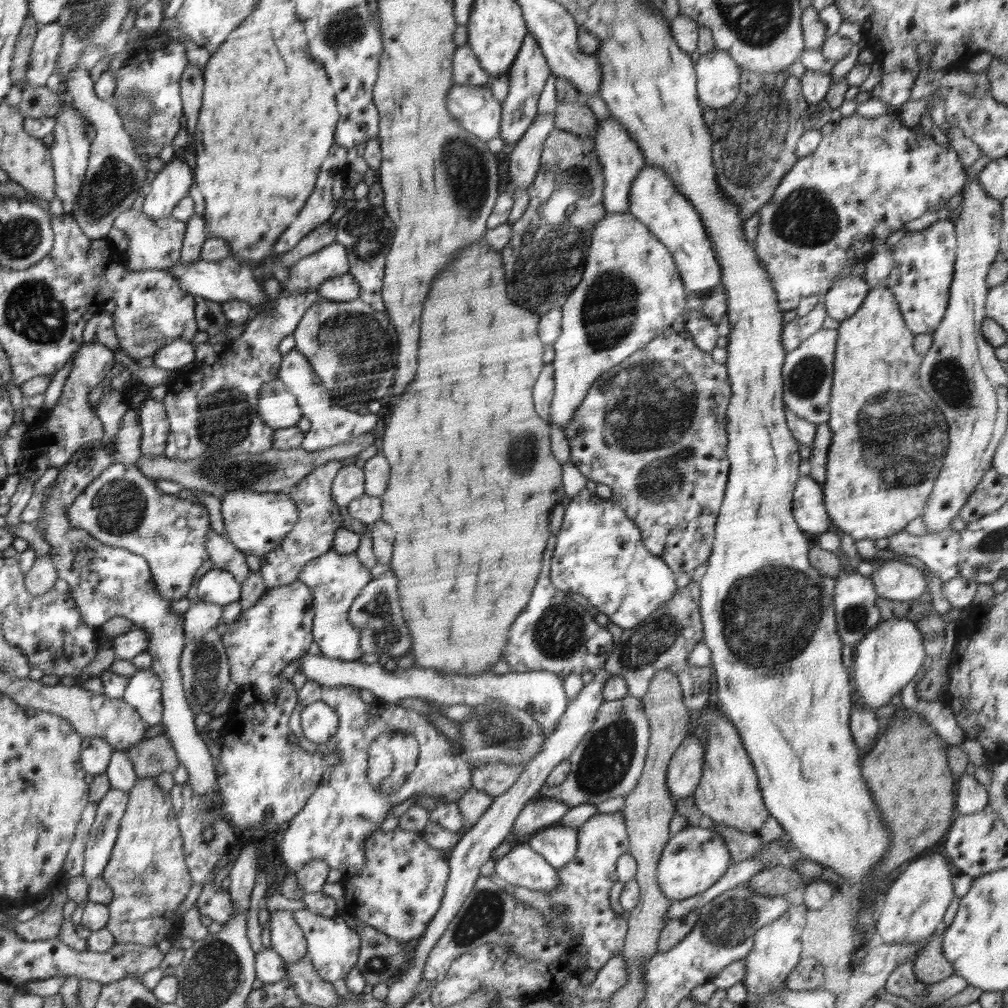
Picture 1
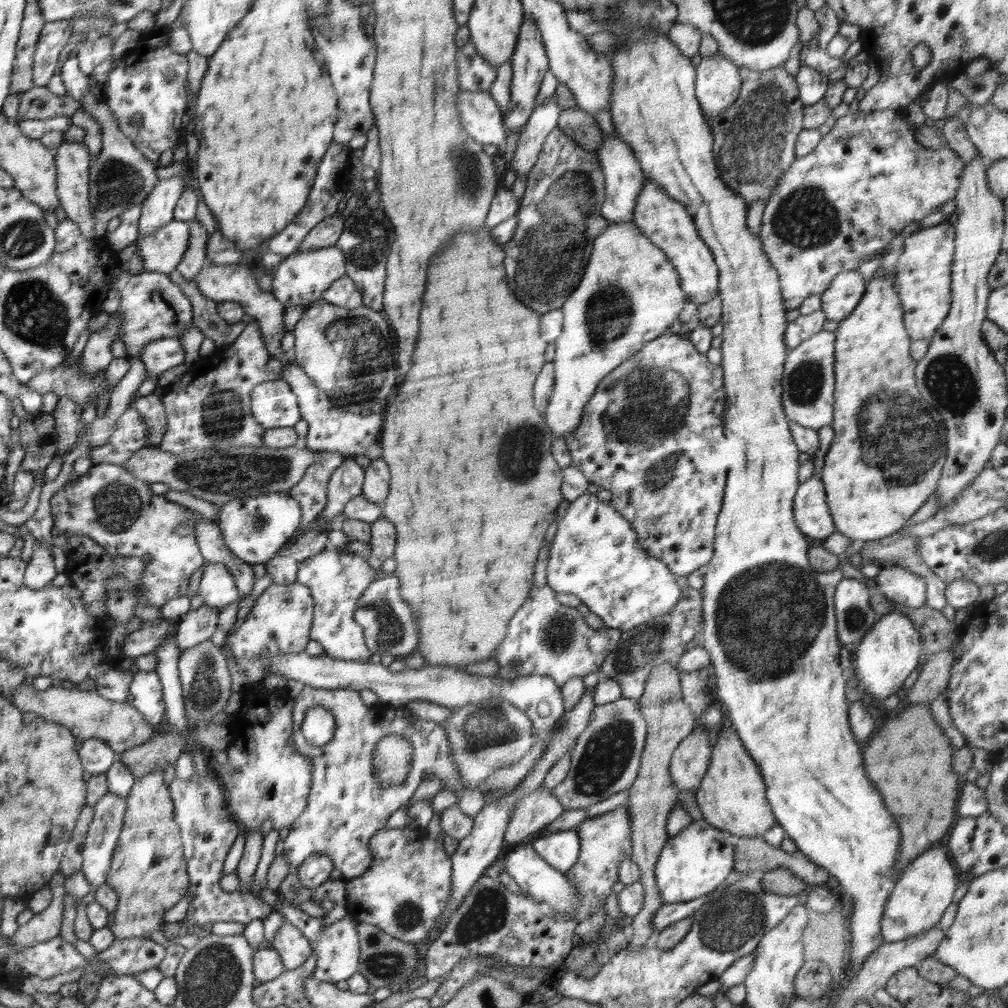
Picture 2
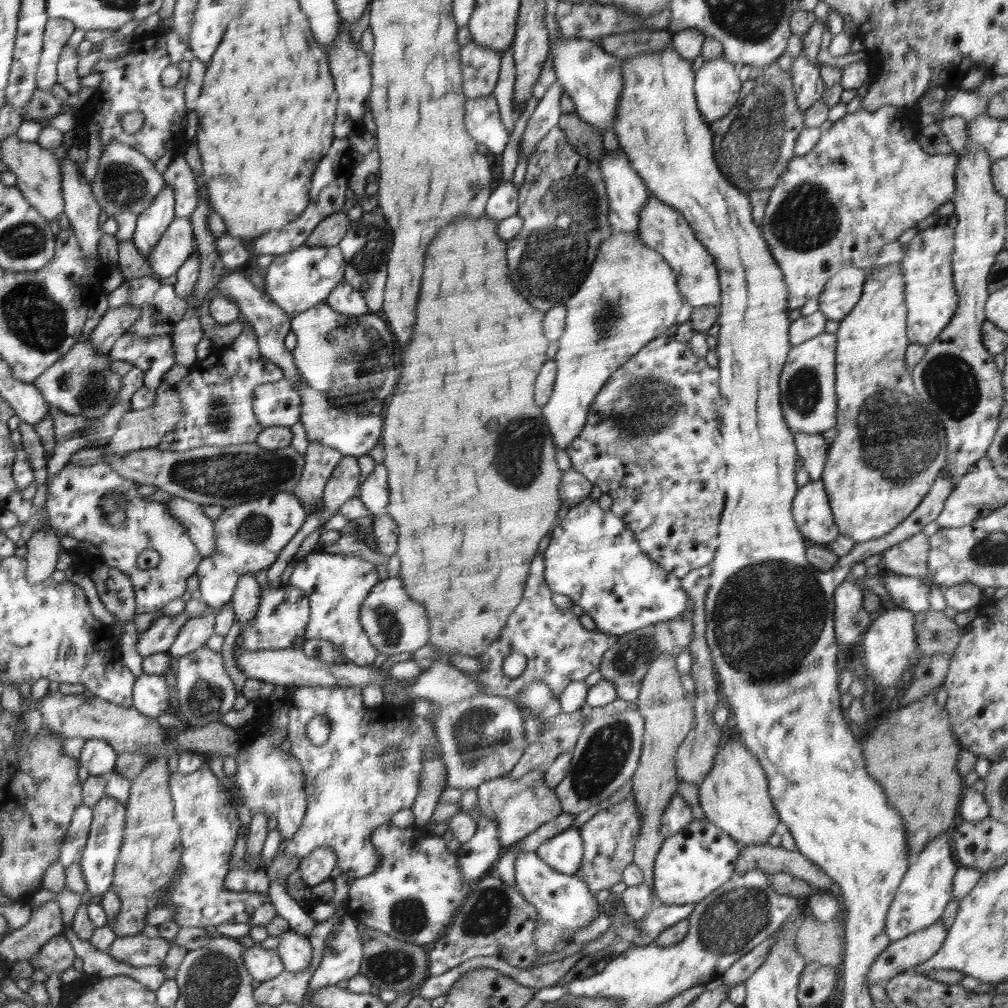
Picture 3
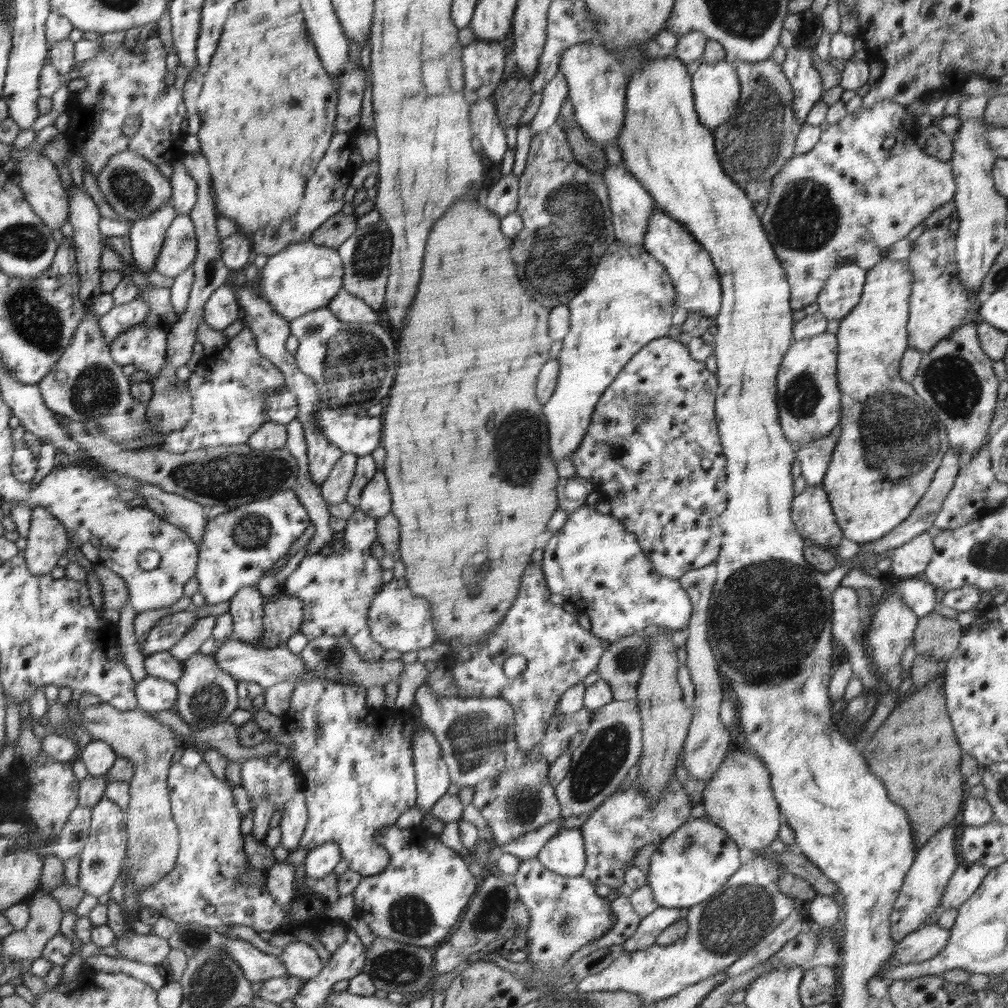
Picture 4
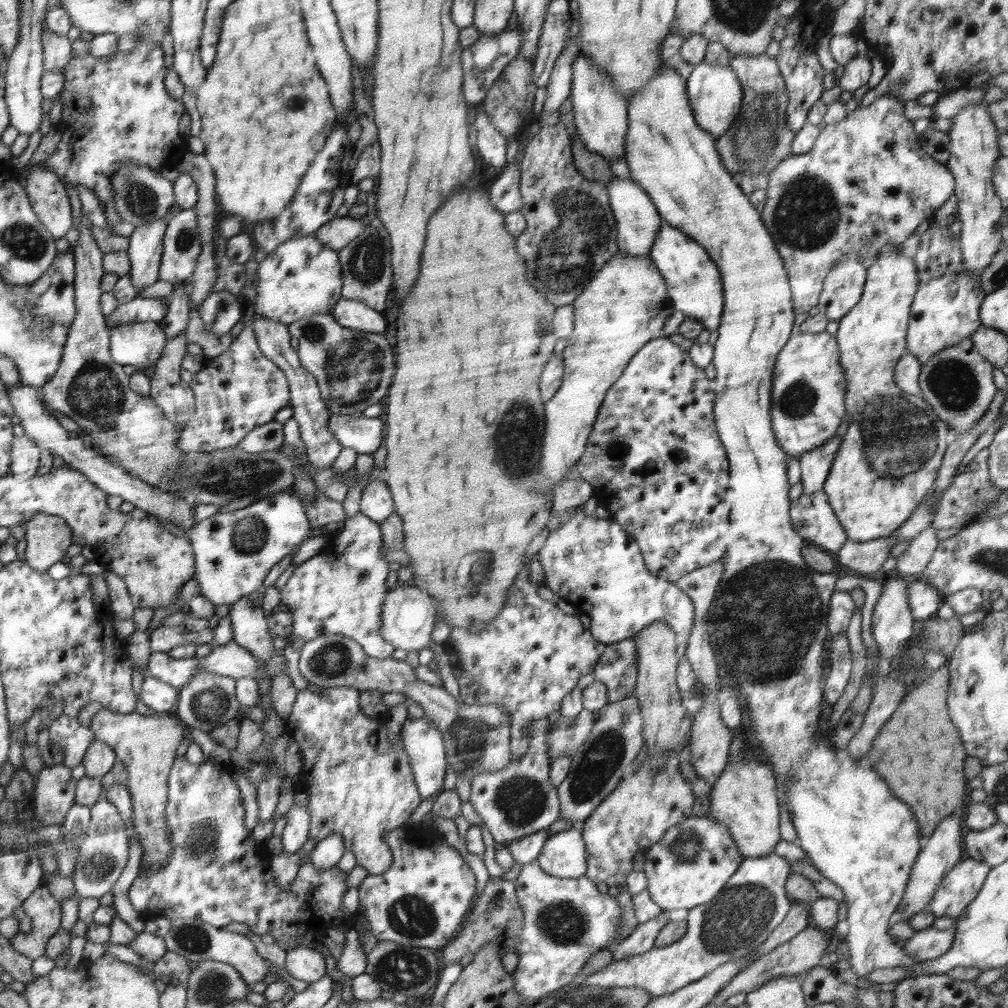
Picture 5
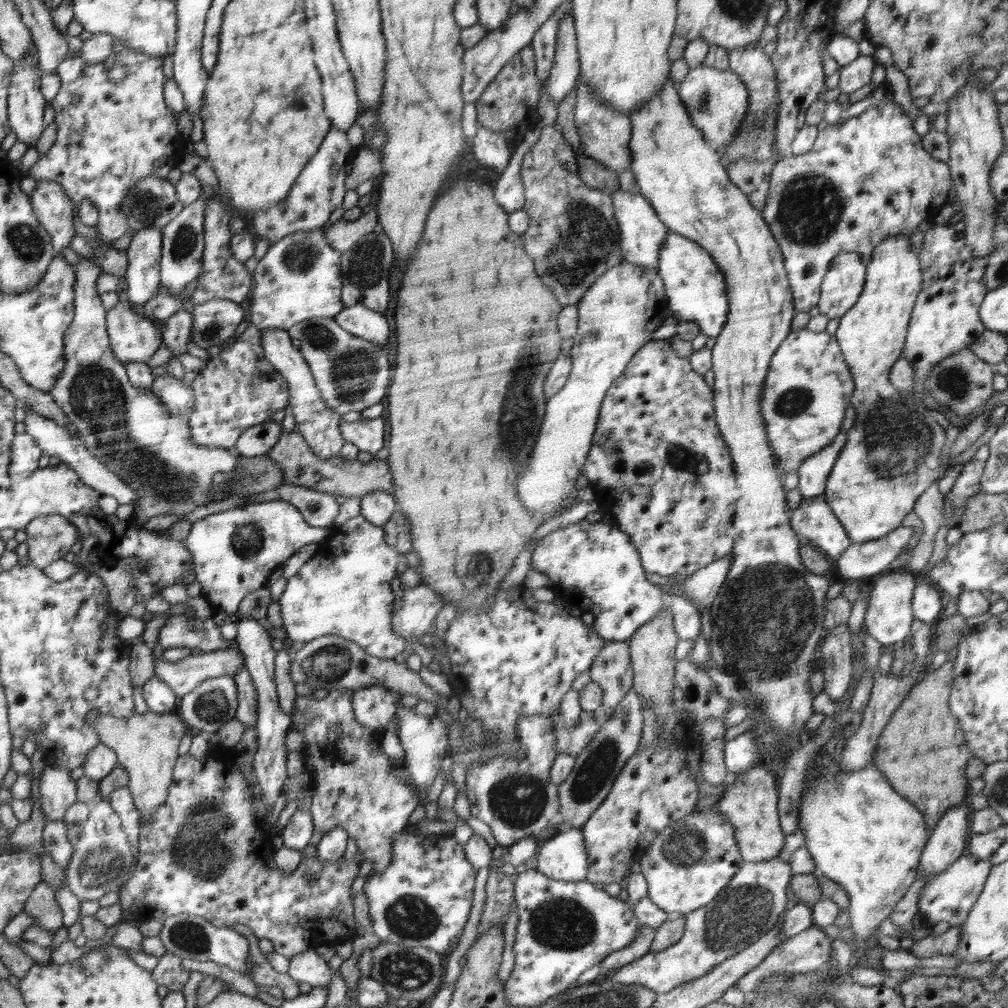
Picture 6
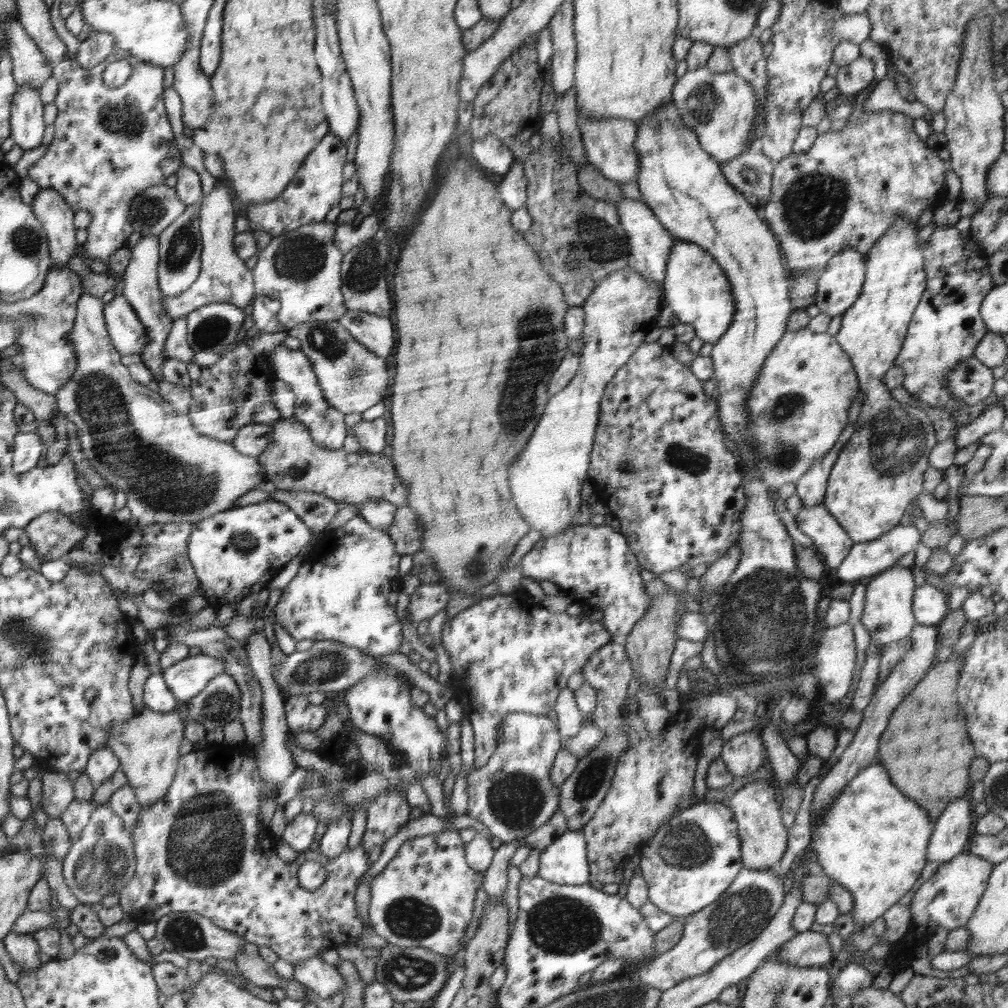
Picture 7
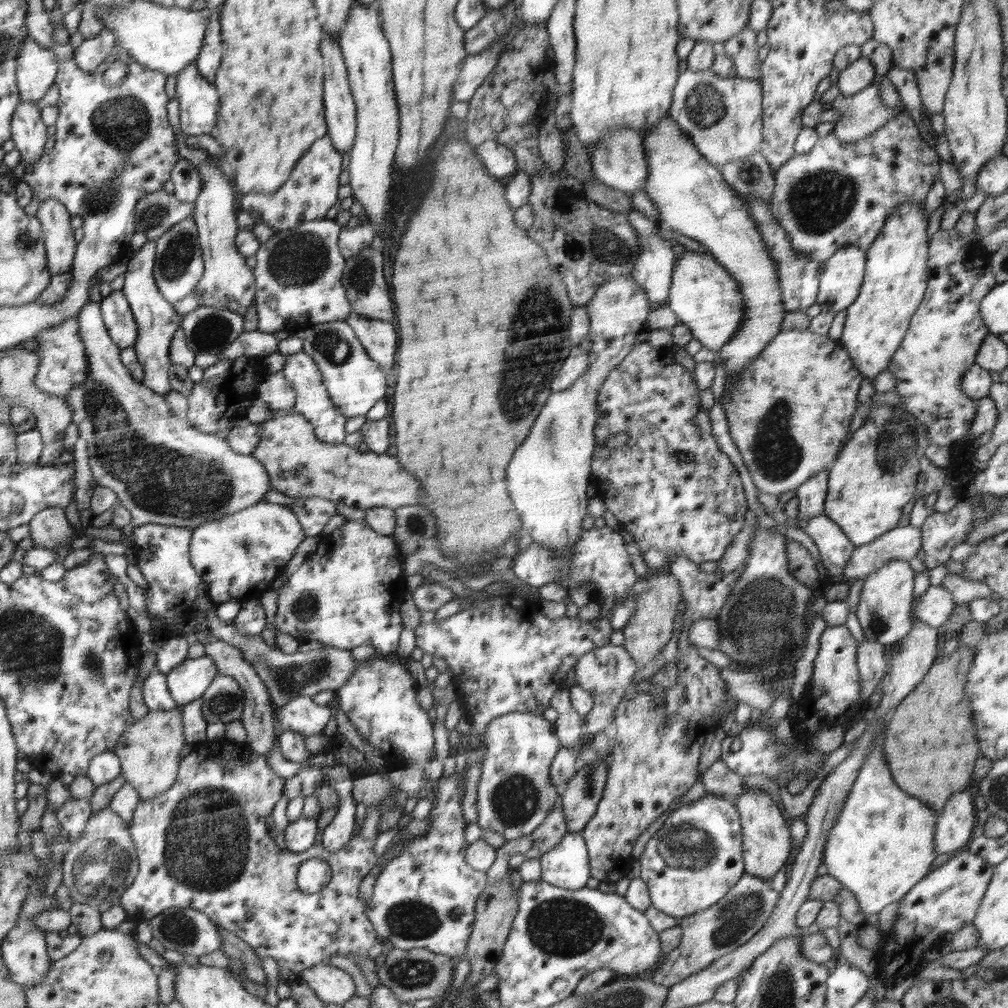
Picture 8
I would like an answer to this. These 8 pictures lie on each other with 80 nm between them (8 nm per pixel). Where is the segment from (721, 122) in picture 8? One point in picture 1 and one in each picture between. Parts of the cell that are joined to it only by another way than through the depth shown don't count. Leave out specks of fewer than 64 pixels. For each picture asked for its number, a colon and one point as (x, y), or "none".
1: (718, 75)
2: (718, 84)
3: (717, 85)
4: (715, 86)
5: (715, 94)
6: (716, 100)
7: (721, 108)

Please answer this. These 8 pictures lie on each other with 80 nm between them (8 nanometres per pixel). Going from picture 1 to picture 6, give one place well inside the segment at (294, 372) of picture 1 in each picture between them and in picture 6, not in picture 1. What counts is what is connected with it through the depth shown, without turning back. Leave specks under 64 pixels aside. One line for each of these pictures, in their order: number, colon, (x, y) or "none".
2: (330, 428)
3: (354, 435)
4: (360, 435)
5: (365, 435)
6: (367, 434)

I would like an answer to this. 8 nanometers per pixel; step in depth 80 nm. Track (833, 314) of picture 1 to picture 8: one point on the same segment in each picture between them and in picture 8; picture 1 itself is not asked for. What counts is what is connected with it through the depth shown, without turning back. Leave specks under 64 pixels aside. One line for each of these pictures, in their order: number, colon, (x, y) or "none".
2: (845, 291)
3: (843, 291)
4: (842, 291)
5: (843, 287)
6: (843, 284)
7: (838, 288)
8: (842, 275)

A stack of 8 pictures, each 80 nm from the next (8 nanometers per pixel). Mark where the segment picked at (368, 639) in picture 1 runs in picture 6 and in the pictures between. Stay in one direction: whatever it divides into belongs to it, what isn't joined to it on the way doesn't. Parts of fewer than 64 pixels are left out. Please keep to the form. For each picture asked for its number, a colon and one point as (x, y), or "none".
2: (389, 627)
3: (394, 623)
4: (398, 620)
5: (408, 614)
6: (413, 615)

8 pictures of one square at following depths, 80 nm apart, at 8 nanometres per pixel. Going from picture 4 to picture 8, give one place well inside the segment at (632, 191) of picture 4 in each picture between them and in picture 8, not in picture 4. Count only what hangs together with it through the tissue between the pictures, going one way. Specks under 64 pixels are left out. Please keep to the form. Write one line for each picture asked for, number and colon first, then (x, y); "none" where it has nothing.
5: (637, 221)
6: (642, 233)
7: (649, 244)
8: (652, 271)

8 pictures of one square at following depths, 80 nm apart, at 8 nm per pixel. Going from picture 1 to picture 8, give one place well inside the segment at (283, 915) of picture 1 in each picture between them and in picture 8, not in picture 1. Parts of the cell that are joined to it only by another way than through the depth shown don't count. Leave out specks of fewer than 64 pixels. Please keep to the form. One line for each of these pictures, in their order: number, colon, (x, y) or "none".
2: (294, 947)
3: (295, 950)
4: (300, 959)
5: (304, 963)
6: (308, 966)
7: (324, 979)
8: (332, 985)

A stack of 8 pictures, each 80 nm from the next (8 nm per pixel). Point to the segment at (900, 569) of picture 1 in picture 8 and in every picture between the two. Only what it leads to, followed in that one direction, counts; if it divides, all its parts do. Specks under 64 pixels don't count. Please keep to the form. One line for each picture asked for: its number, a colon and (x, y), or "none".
2: (898, 584)
3: (909, 592)
4: (921, 596)
5: (924, 599)
6: (927, 603)
7: (930, 604)
8: (934, 607)

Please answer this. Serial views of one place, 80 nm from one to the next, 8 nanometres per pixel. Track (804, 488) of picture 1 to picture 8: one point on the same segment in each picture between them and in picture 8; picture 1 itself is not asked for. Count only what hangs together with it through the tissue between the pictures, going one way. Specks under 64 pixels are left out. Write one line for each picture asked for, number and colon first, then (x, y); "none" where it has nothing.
2: (811, 513)
3: (811, 511)
4: (811, 512)
5: (811, 516)
6: (813, 519)
7: (830, 540)
8: (835, 550)

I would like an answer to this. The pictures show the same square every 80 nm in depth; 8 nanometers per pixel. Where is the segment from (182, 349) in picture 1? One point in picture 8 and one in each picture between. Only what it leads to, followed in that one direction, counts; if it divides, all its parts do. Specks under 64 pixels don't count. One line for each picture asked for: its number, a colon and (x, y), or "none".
2: (161, 355)
3: (153, 355)
4: (144, 347)
5: (141, 344)
6: (134, 338)
7: (128, 334)
8: (119, 319)

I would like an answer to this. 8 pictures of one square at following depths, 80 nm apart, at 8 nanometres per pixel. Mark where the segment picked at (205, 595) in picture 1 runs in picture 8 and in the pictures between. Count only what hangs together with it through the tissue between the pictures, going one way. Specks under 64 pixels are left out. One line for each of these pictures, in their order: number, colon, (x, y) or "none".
2: (217, 587)
3: (249, 536)
4: (236, 547)
5: (233, 550)
6: (234, 552)
7: (234, 553)
8: (238, 556)

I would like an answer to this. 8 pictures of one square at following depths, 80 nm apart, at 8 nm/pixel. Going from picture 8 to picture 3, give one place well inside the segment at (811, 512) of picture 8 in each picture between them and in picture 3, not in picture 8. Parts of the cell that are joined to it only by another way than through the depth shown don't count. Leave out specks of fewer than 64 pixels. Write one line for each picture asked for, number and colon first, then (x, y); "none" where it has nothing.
3: (812, 448)
4: (814, 457)
5: (815, 464)
6: (813, 473)
7: (811, 488)

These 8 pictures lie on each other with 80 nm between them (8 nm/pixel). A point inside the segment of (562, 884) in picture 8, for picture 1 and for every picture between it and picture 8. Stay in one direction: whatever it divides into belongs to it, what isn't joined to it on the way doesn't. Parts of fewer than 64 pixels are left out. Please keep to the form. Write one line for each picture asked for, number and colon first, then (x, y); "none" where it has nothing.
1: (557, 844)
2: (560, 849)
3: (563, 852)
4: (564, 854)
5: (564, 856)
6: (563, 857)
7: (565, 861)

